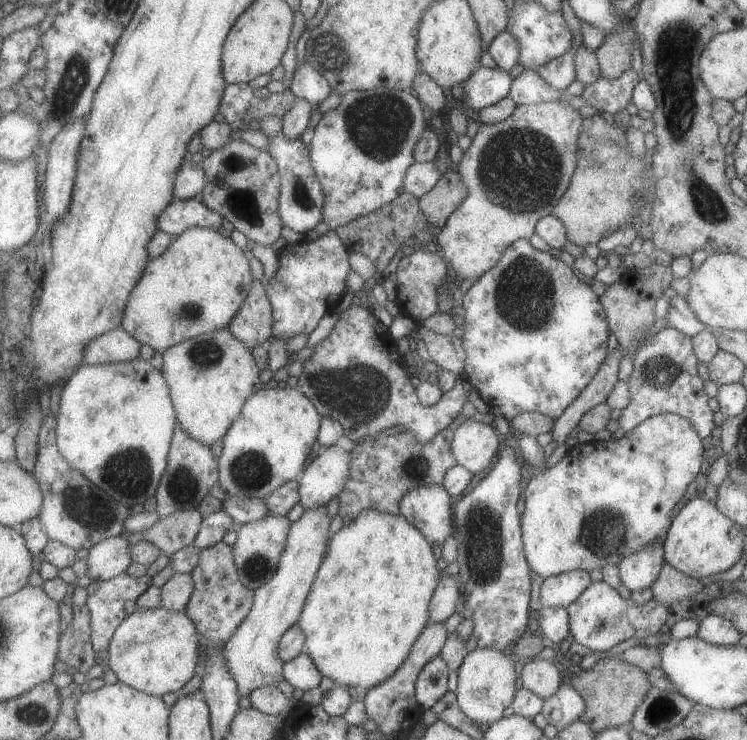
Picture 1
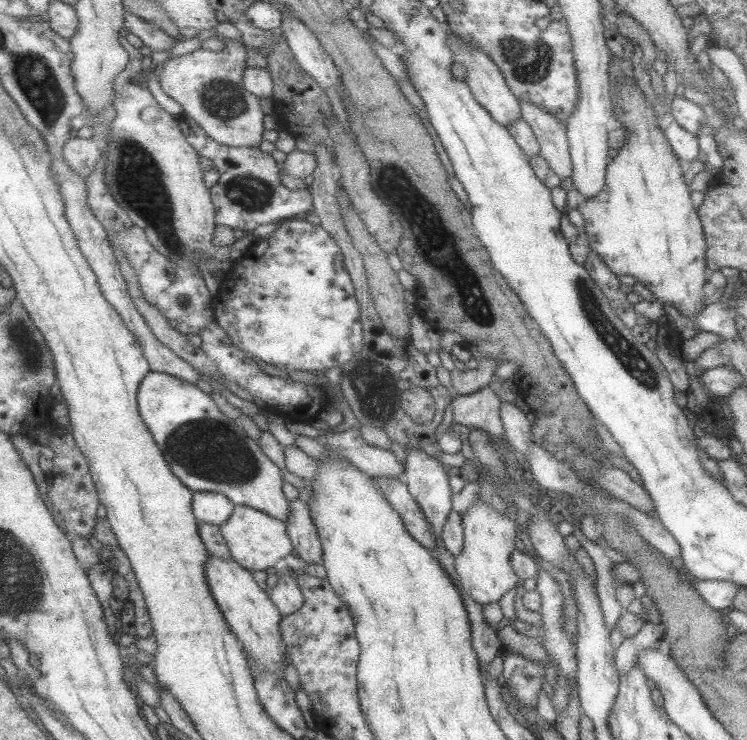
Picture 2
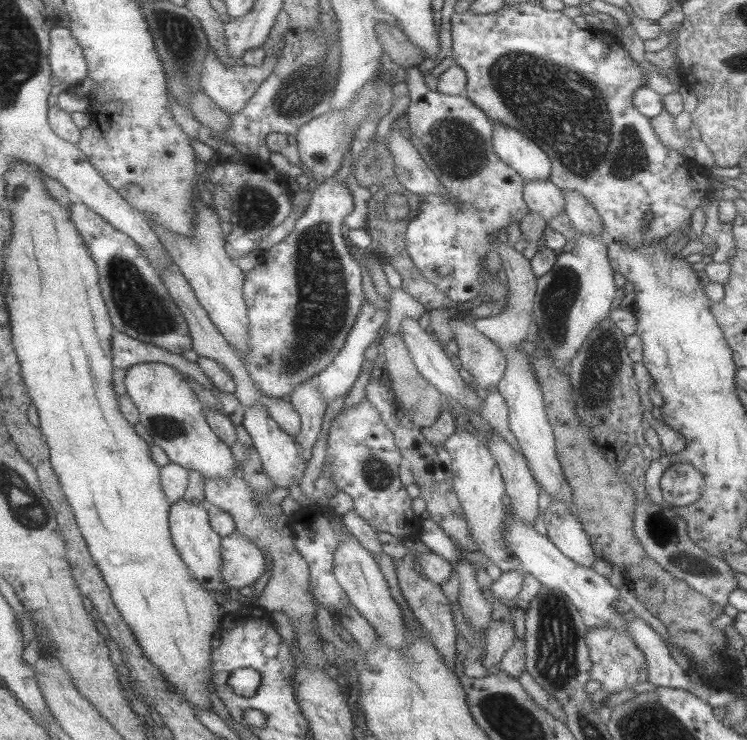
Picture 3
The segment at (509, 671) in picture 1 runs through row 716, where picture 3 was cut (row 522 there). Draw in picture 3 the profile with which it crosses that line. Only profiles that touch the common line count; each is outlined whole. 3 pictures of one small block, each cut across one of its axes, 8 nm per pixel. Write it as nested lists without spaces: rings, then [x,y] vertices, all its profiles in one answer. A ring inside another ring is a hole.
[[[458,430],[453,434],[445,446],[451,453],[452,468],[454,471],[454,488],[463,505],[468,518],[474,539],[480,544],[477,552],[480,552],[496,566],[501,572],[511,572],[519,569],[519,560],[507,551],[506,543],[502,539],[503,504],[503,482],[499,476],[498,464],[495,463],[487,448],[483,446],[483,440],[477,438],[477,434]]]

